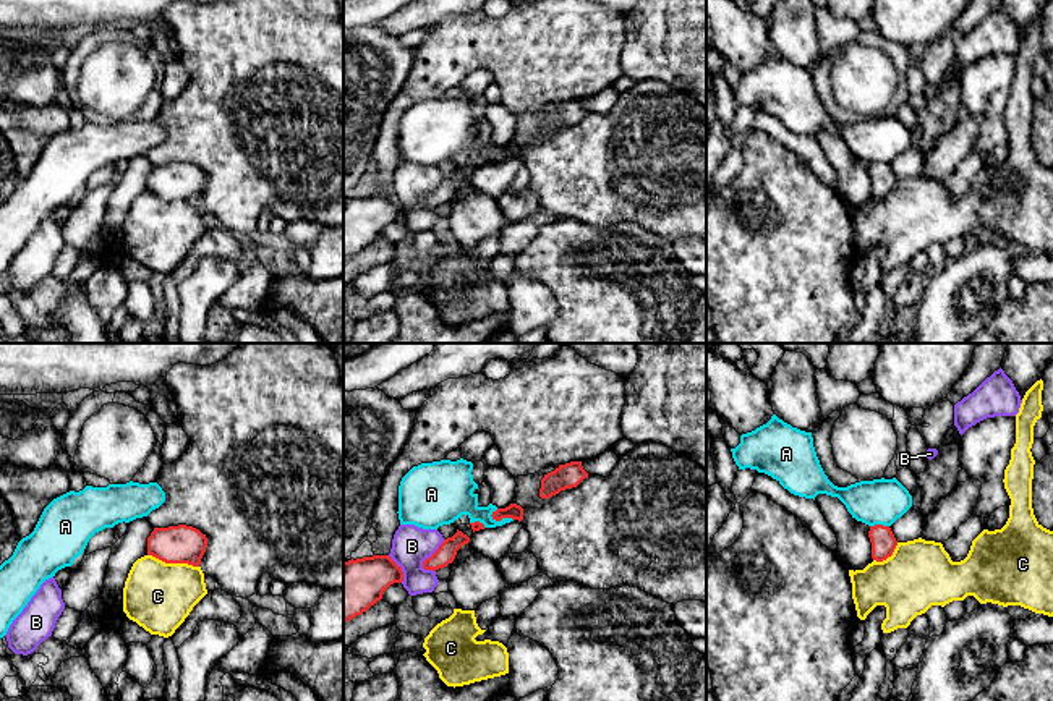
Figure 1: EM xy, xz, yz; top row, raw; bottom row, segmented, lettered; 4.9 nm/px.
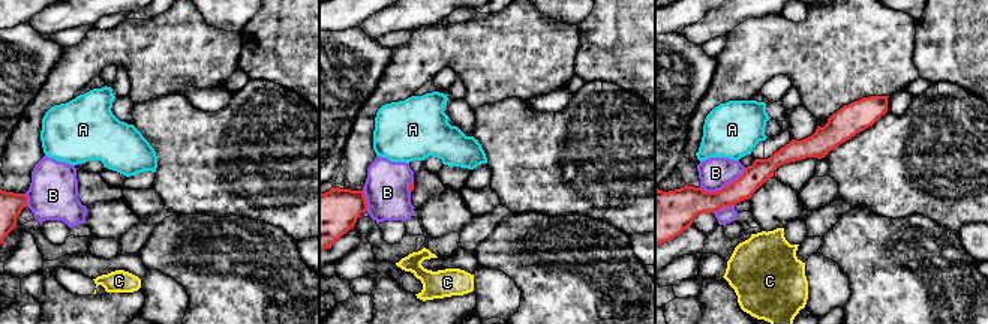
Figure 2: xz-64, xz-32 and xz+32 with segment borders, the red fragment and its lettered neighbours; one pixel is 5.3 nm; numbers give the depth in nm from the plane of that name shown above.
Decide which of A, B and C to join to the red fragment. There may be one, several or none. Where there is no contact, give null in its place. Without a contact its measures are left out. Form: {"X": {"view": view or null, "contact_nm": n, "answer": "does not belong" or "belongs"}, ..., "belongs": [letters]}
{"A": {"view": "xz", "contact_nm": 120, "answer": "does not belong"}, "B": {"view": "xz", "contact_nm": 190, "answer": "does not belong"}, "C": {"view": "xy", "contact_nm": 260, "answer": "does not belong"}, "belongs": []}

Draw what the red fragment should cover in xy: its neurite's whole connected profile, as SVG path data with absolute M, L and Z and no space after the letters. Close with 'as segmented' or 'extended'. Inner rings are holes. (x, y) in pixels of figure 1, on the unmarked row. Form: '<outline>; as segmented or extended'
M186 162L154 165L147 175L147 193L165 201L188 201L199 204L206 185L206 172Z; as segmented

